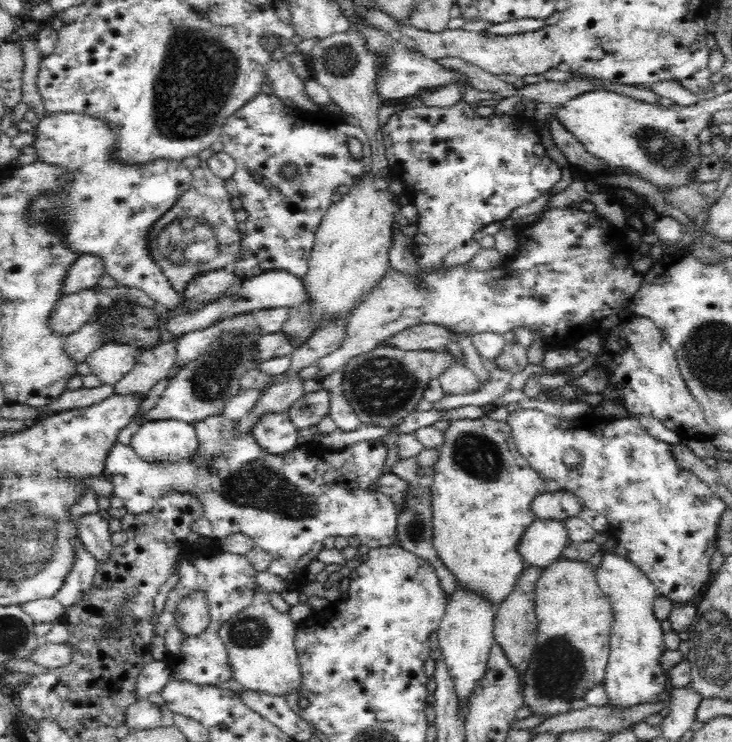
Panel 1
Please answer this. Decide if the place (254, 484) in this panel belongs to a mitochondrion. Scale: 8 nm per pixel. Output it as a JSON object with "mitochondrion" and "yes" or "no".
{"mitochondrion":"yes"}

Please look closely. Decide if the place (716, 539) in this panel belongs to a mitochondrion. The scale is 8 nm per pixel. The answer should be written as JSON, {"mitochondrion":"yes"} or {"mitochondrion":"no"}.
{"mitochondrion":"no"}

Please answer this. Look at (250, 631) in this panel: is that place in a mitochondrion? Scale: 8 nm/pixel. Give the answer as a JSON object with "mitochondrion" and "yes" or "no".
{"mitochondrion":"yes"}

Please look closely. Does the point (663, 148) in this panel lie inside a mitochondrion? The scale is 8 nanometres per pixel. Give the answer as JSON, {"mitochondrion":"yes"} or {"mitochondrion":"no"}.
{"mitochondrion":"yes"}

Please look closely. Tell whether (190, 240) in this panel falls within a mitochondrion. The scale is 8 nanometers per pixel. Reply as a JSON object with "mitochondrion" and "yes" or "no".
{"mitochondrion":"yes"}

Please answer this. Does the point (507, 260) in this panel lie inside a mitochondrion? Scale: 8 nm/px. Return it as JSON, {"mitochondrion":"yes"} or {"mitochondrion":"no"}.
{"mitochondrion":"no"}

